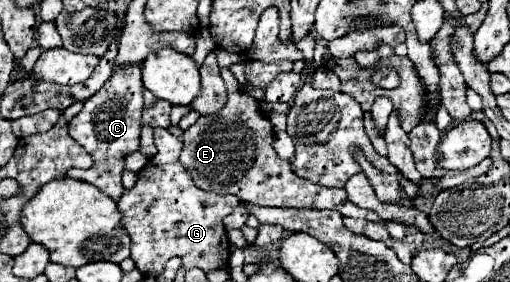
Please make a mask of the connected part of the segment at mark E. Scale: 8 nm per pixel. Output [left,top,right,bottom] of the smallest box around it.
[180,67,380,221]

